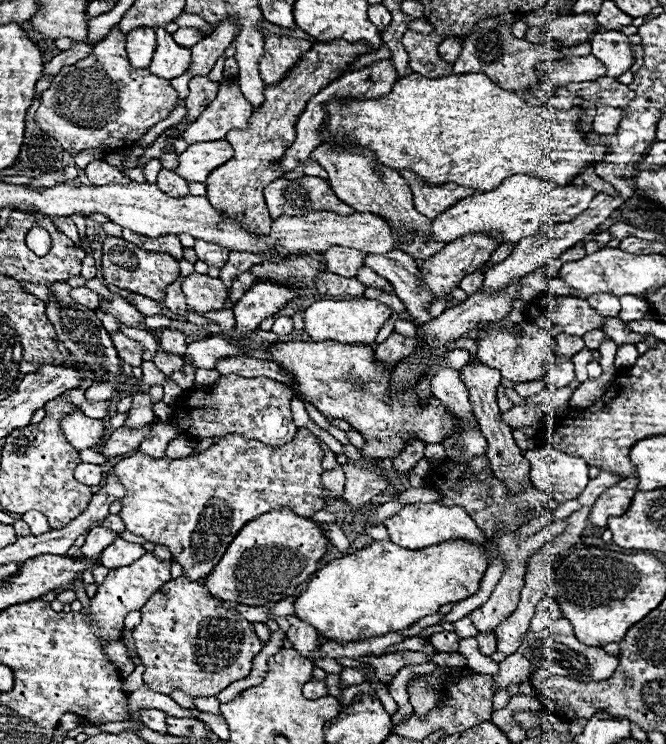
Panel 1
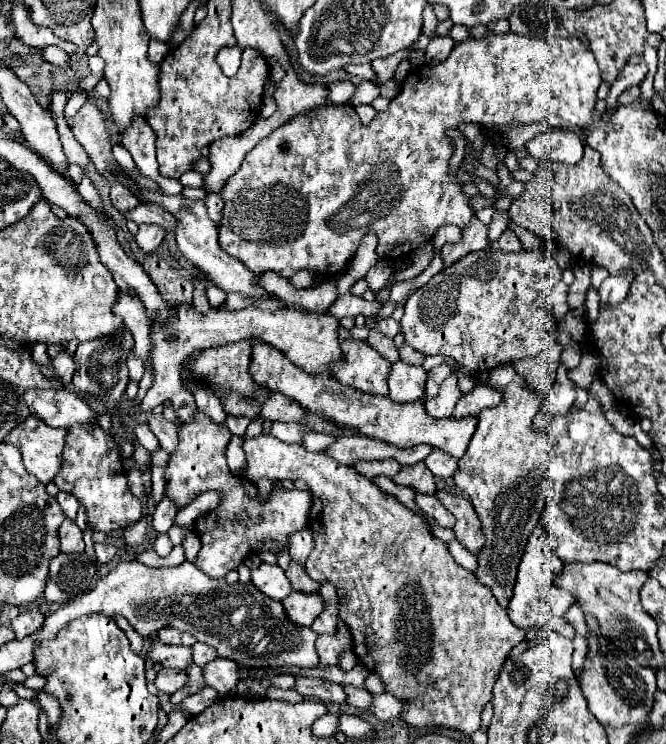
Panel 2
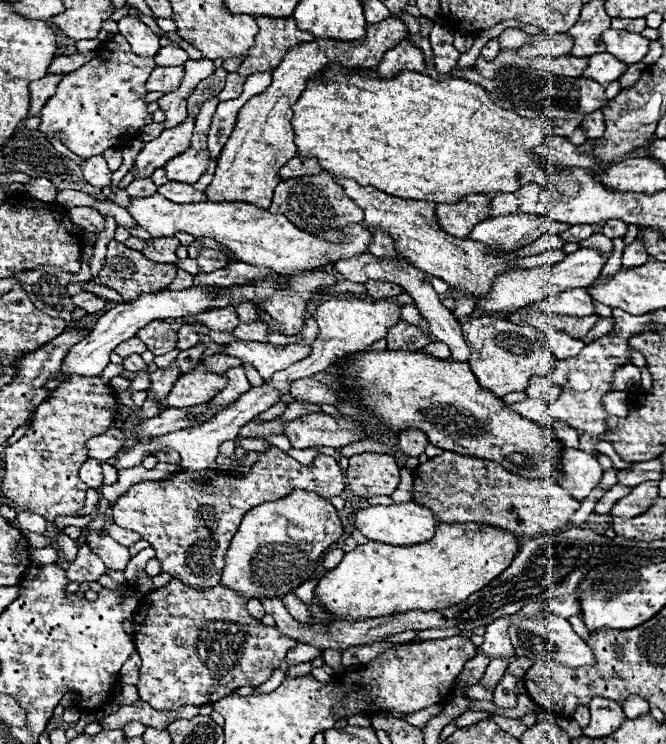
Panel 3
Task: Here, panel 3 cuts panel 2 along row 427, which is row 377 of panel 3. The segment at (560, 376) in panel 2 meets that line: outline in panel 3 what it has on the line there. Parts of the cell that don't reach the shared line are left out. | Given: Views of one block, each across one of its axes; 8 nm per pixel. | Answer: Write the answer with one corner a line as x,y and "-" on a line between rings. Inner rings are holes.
534,376
526,388
528,398
540,398
540,400
546,400
548,404
554,402
560,396
560,392
562,392
562,388
546,376

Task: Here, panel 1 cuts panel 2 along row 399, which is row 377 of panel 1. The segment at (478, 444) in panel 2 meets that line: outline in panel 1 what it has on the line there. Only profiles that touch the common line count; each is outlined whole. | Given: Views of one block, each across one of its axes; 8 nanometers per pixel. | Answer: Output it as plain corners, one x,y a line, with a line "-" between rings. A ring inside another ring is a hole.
522,324
520,326
522,336
514,336
512,328
502,326
488,326
478,334
478,352
476,356
484,366
490,366
494,370
500,370
502,378
512,380
514,384
520,382
532,382
544,378
544,364
556,360
556,340
542,328
534,324

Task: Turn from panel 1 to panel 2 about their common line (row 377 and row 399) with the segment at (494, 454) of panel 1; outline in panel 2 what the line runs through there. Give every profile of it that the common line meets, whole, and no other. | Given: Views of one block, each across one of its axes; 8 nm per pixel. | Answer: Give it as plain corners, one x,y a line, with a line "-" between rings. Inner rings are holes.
476,384
472,392
464,394
460,398
460,402
454,408
454,418
466,418
466,416
478,416
484,408
496,406
502,400
500,392
484,386
484,384

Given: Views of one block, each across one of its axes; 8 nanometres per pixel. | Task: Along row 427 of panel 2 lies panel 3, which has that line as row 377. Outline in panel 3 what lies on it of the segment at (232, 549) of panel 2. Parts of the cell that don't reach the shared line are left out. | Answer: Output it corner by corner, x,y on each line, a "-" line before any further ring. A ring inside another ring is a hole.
198,364
190,374
184,374
174,384
172,392
162,400
162,408
186,408
198,406
198,402
210,402
220,390
224,390
228,378
206,370

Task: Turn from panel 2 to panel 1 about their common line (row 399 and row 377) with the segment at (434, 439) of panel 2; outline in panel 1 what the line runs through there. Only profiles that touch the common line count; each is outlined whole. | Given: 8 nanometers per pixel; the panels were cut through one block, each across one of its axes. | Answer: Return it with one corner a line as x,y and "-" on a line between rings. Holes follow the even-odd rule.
276,342
268,350
272,360
284,368
294,380
294,394
310,402
326,418
346,420
364,434
364,458
396,456
410,438
420,438
426,444
438,444
440,438
454,432
456,420
442,410
436,398
426,406
418,404
414,386
404,394
390,396
390,372
374,360
372,346
342,346
338,342

